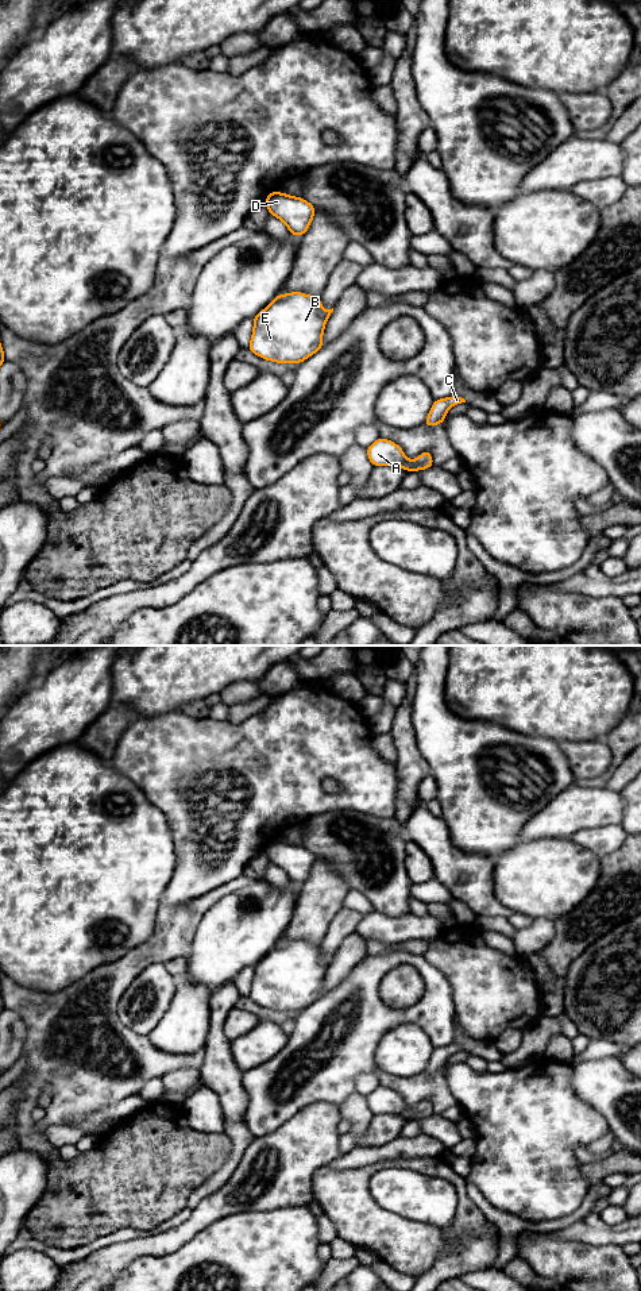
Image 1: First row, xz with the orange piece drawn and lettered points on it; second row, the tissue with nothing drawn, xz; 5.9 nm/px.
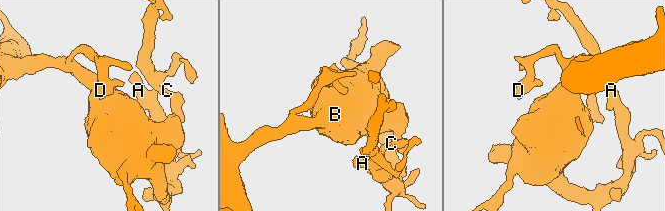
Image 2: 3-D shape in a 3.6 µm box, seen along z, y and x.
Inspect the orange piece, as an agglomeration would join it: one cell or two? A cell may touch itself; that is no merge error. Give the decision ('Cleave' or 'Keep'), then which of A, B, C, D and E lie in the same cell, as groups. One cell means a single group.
Keep. Groups: A B C D E

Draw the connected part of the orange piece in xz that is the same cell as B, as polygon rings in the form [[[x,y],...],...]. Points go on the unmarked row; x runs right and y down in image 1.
[[[301,940],[278,943],[254,968],[251,991],[255,1003],[277,1011],[301,1011],[323,995],[323,980],[332,957],[324,959],[320,945]]]

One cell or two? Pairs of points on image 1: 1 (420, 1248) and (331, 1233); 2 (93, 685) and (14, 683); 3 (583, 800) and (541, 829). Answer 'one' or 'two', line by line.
1: two
2: two
3: one

